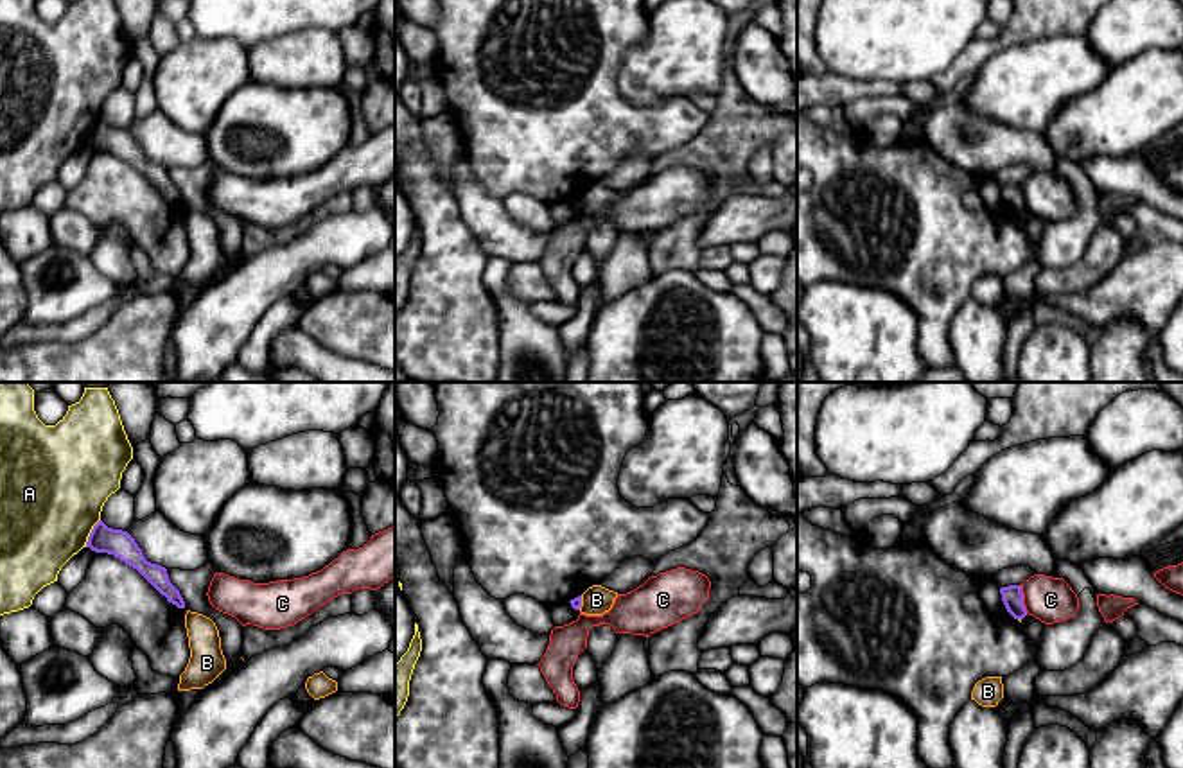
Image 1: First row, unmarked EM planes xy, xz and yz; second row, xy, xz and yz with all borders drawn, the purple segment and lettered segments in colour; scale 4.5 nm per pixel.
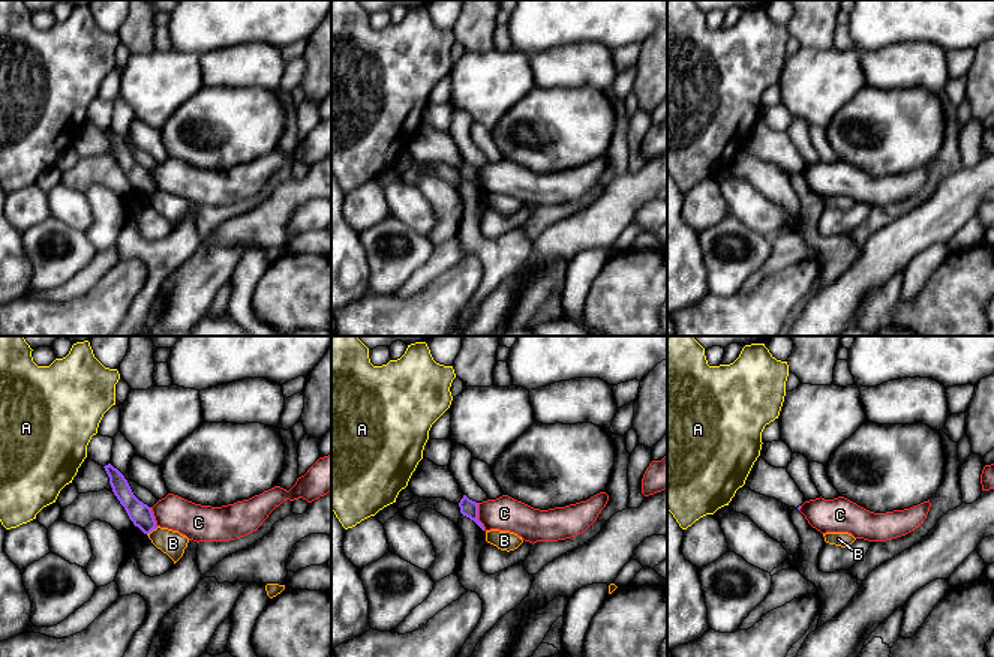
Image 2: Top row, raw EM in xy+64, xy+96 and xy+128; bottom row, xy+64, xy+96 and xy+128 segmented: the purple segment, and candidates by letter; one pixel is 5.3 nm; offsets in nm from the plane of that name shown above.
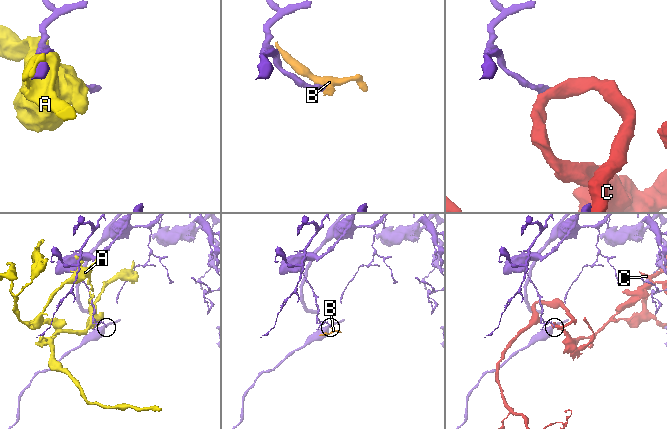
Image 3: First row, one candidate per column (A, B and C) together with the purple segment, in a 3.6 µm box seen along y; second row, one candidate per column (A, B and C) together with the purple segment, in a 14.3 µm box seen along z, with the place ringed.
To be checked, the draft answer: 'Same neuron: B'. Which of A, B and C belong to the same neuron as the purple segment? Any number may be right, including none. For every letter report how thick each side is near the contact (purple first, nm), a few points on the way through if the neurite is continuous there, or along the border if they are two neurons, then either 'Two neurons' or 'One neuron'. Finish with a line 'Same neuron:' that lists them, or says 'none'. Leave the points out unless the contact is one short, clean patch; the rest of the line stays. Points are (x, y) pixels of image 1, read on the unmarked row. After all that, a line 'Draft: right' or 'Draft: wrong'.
A: Thickness 120 nm (purple) against 460 nm. Two neurons
B: Thickness 50 nm (purple) against 140 nm. Boundary: xz (582, 194), (578, 207). Two neurons
C: Thickness 100 nm (purple) against 200 nm. Boundary: yz (1020, 183), (1027, 210). Two neurons
Same neuron: none
Draft: wrong

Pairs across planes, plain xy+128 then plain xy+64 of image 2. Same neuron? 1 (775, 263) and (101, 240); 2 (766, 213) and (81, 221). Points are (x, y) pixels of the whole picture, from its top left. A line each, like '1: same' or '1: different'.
1: different
2: same

